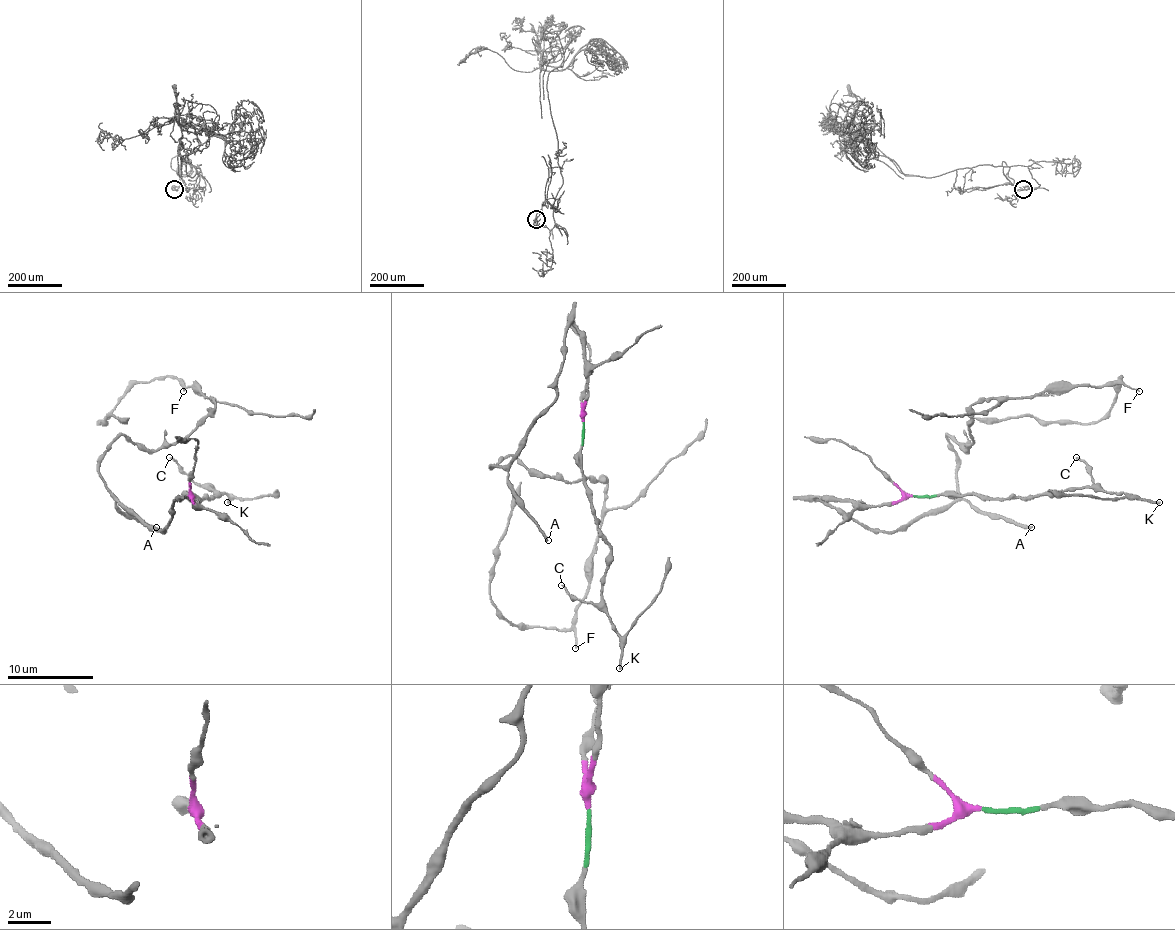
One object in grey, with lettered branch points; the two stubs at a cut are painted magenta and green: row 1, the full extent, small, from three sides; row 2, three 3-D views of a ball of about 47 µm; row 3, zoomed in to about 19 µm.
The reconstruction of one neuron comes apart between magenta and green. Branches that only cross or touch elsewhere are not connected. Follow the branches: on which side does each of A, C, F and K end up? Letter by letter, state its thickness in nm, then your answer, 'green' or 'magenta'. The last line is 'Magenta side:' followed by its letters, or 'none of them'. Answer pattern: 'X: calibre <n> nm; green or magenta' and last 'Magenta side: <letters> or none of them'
A: calibre 260 nm; magenta
C: calibre 170 nm; green
F: calibre 140 nm; magenta
K: calibre 190 nm; green
Magenta side: A, F

